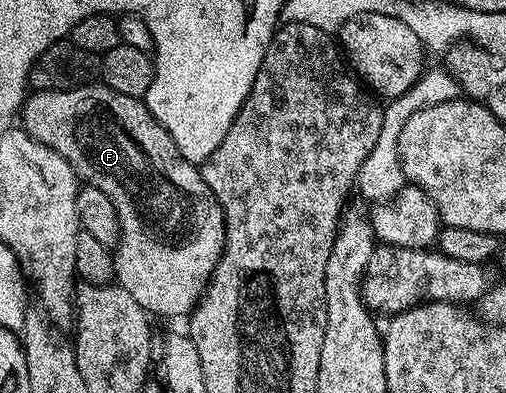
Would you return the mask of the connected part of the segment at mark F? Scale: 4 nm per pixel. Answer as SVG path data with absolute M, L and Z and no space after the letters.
M105 84L90 85L73 86L71 90L34 90L22 103L21 129L26 130L33 138L40 140L42 144L52 148L60 156L64 156L64 160L68 160L68 164L72 164L79 179L100 188L100 192L104 192L104 196L108 196L108 200L112 200L112 204L116 204L116 216L120 216L120 232L122 233L118 245L113 251L114 276L117 284L122 286L150 316L159 314L162 318L178 318L181 314L182 317L189 315L190 311L197 306L207 282L214 275L216 264L221 260L222 250L226 247L226 221L222 215L220 204L214 199L214 193L208 188L208 184L204 184L201 169L195 163L184 160L184 156L180 156L172 136L168 136L165 128L152 116L152 112L147 108L143 99L124 96L124 92L116 92L111 86Z

